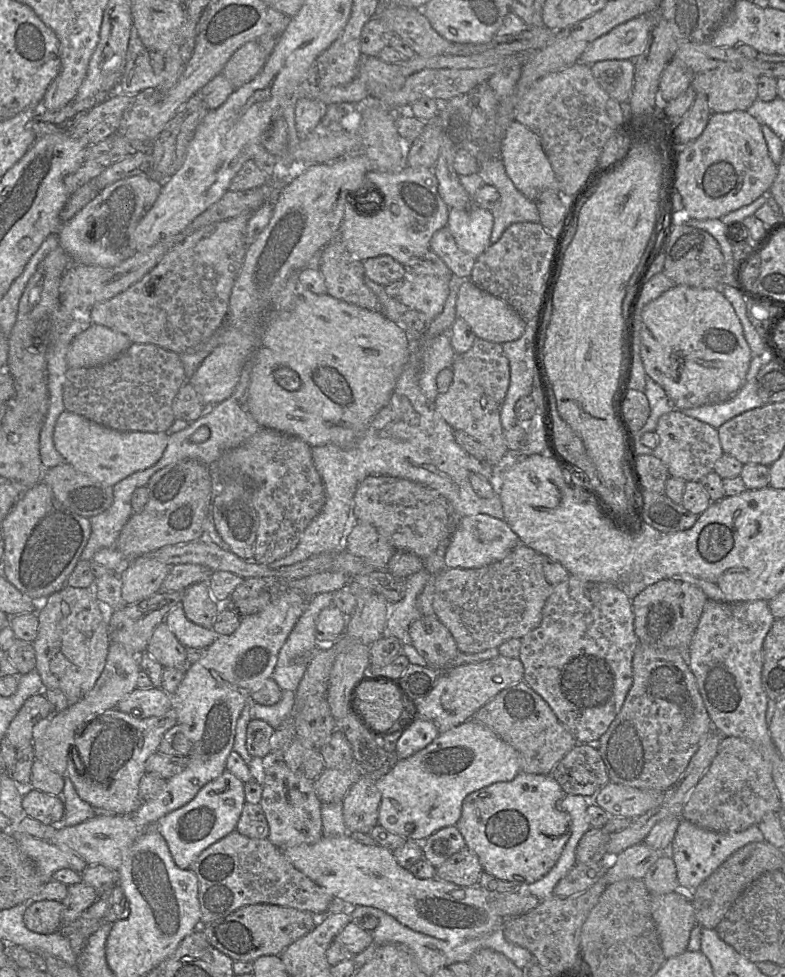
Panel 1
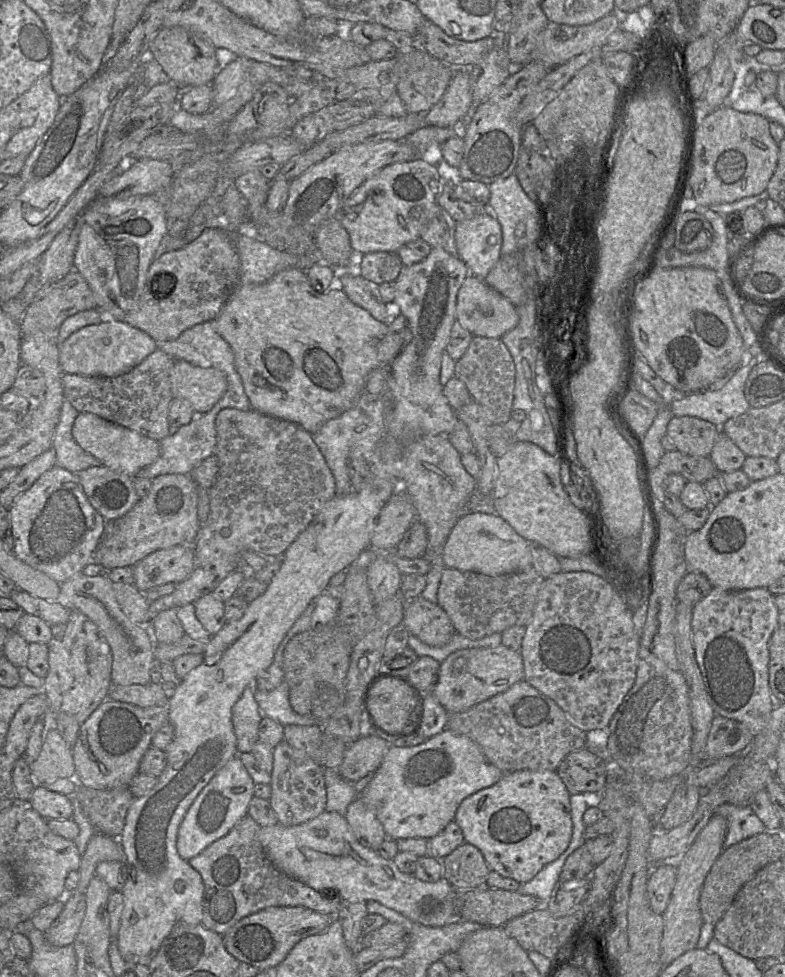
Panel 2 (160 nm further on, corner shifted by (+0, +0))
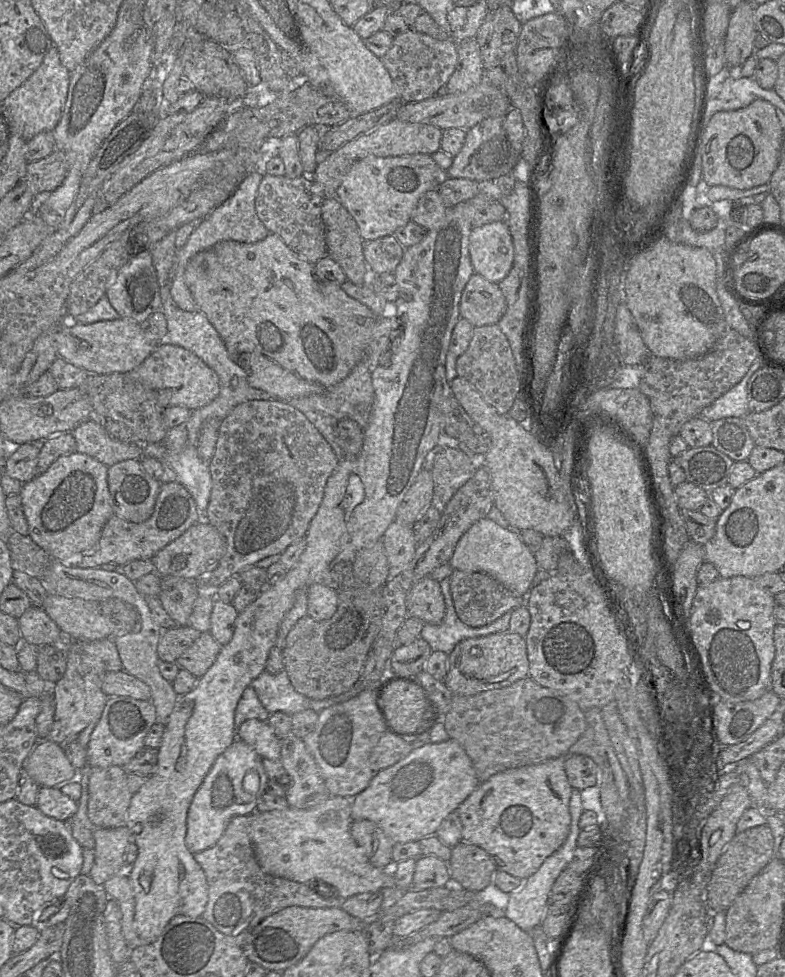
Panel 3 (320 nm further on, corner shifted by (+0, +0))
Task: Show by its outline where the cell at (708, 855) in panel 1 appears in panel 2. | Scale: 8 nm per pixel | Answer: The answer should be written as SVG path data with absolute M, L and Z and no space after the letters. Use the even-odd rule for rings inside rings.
M724 803L715 809L714 815L721 815L727 820L723 849L766 831L765 825L750 806L739 807Z

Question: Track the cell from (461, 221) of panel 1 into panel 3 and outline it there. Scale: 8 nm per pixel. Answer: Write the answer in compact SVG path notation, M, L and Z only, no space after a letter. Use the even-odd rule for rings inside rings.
M495 221L472 228L469 253L475 273L491 282L501 282L514 260L513 240L506 222Z

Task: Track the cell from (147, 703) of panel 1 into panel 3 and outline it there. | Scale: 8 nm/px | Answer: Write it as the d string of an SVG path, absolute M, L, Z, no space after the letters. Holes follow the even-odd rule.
M124 670L107 672L102 678L102 690L109 696L128 696L137 700L151 700L150 687Z

